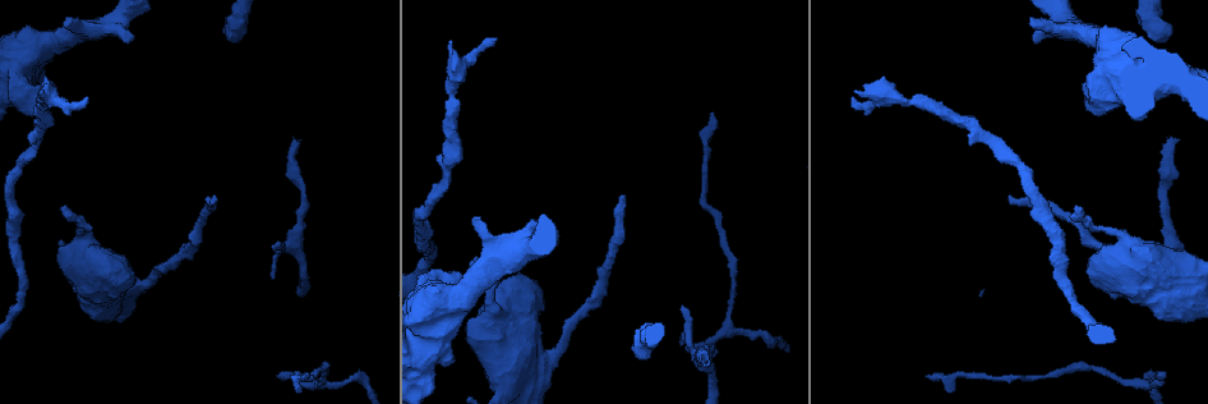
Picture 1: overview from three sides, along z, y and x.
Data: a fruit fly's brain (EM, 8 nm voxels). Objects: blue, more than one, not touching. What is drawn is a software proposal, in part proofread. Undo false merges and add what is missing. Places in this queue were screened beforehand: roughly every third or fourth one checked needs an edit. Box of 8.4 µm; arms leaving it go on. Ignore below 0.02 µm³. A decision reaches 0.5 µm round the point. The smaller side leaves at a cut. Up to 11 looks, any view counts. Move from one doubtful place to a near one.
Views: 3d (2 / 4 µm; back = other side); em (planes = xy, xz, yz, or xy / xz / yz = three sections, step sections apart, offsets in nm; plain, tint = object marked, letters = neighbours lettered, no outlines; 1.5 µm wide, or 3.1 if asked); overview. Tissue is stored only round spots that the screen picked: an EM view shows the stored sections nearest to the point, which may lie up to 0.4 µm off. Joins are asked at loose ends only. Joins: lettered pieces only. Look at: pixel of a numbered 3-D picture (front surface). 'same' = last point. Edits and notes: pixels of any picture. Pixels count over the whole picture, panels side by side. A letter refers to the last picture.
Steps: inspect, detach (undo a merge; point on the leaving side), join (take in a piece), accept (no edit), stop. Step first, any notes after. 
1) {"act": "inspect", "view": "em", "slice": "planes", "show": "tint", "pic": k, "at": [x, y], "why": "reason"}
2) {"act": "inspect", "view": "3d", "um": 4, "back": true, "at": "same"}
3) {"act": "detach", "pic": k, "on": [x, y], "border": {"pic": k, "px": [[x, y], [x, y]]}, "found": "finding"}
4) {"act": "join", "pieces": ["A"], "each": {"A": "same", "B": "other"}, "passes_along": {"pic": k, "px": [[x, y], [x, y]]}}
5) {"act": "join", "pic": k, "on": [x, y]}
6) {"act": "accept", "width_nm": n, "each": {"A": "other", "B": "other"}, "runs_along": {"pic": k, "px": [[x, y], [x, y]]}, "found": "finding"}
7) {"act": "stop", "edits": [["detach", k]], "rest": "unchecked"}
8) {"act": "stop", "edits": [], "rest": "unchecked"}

{"act": "inspect", "view": "3d", "um": 4, "pic": 1, "at": [494, 37]}

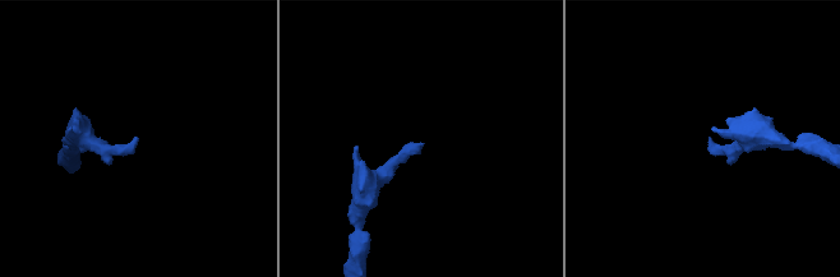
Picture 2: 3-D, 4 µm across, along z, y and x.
{"act": "inspect", "view": "em", "slice": "yz", "step": 8, "show": "tint", "pic": 2, "at": [710, 138], "why": "need the tissue"}

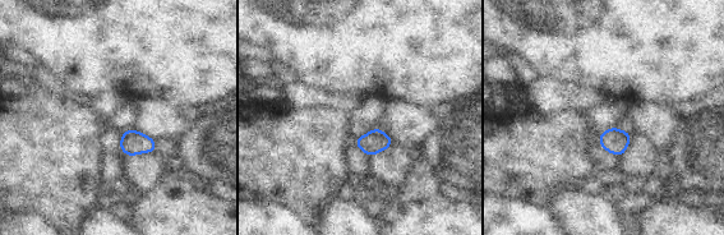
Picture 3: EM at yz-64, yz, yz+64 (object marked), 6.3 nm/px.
{"act": "inspect", "view": "em", "slice": "planes", "show": "letters", "at": "same"}

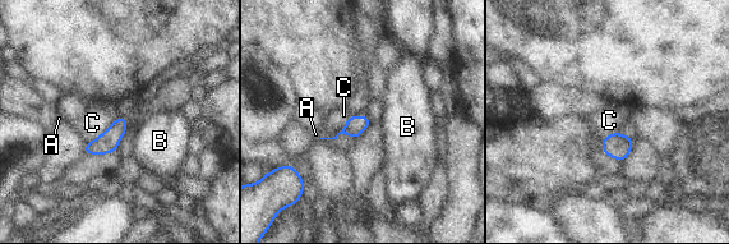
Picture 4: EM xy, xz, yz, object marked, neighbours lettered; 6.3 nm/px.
{"act": "accept", "each": {"A": "other", "B": "other", "C": "other"}, "border": {"pic": 4, "px": [[351, 116], [335, 136], [321, 138]]}, "found": "no lettered piece goes on from it"}

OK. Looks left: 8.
{"act": "inspect", "view": "em", "slice": "yz", "step": 8, "show": "letters", "pic": 1, "at": [623, 197], "why": "long arm stops here"}

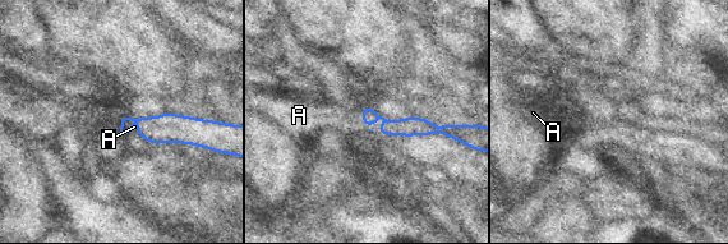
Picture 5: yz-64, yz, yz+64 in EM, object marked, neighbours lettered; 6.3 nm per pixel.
{"act": "inspect", "view": "em", "slice": "planes", "show": "letters", "at": "same", "why": "another direction"}

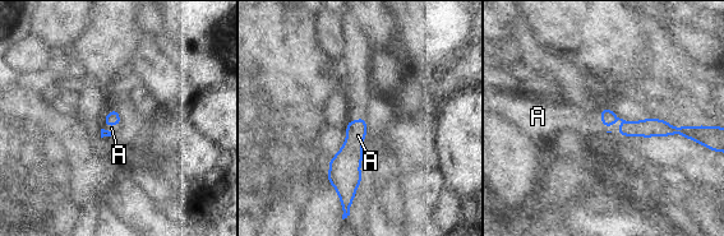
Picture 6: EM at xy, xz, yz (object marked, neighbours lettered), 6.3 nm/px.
{"act": "join", "pieces": ["A"], "each": {"A": "same"}, "passes_along": {"pic": 6, "px": [[650, 126], [610, 124], [588, 123]]}, "found": "it goes on there"}

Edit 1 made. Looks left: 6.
{"act": "inspect", "view": "3d", "um": 2, "pic": 1, "at": [1039, 38], "why": "stops while still wide"}

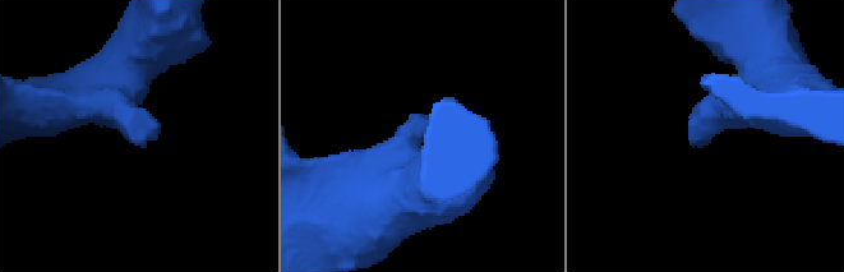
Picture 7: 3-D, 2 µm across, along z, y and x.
{"act": "inspect", "view": "em", "slice": "planes", "show": "letters", "pic": 7, "at": [155, 133], "why": "now the EM"}

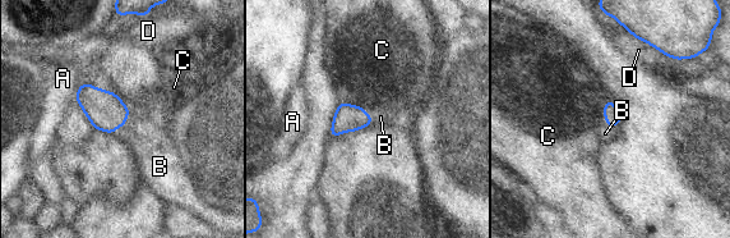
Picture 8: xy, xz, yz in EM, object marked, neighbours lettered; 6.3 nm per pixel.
{"act": "join", "pieces": ["B"], "each": {"A": "other", "B": "same", "C": "other", "D": "other"}, "passes_along": {"pic": 8, "px": [[106, 111], [123, 124], [147, 138]]}, "found": "the cell continues"}

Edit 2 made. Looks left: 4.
{"act": "inspect", "view": "em", "slice": "yz", "step": 4, "show": "plain", "pic": 1, "at": [298, 141], "why": "an open end"}

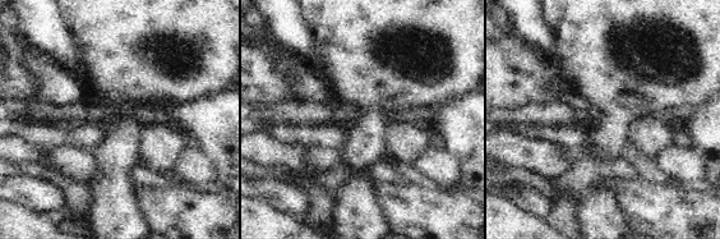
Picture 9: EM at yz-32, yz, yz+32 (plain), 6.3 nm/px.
{"act": "inspect", "view": "em", "slice": "yz", "step": 4, "show": "letters", "at": "same"}

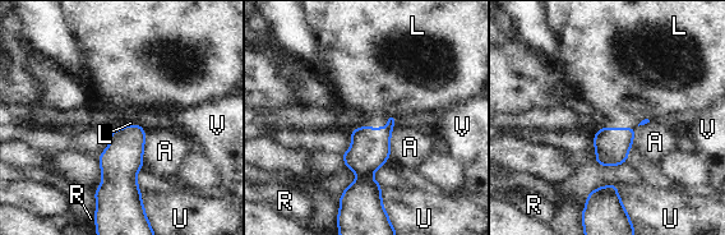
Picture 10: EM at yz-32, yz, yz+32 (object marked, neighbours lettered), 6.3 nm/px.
{"act": "join", "pieces": ["L"], "width_nm": 190, "each": {"A": "other", "L": "same", "R": "other", "U": "other", "V": "other"}, "passes_along": {"pic": 10, "px": [[370, 148], [382, 128], [372, 90]]}, "found": "it goes on there"}

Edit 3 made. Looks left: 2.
{"act": "stop", "edits": [["join", 6], ["join", 8], ["join", 10]], "rest": "unchecked"}

